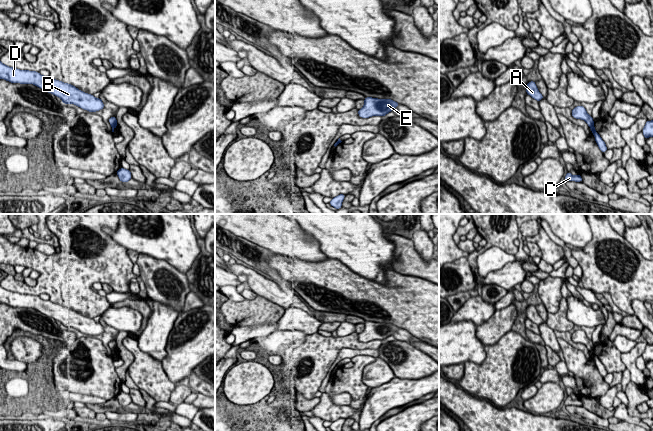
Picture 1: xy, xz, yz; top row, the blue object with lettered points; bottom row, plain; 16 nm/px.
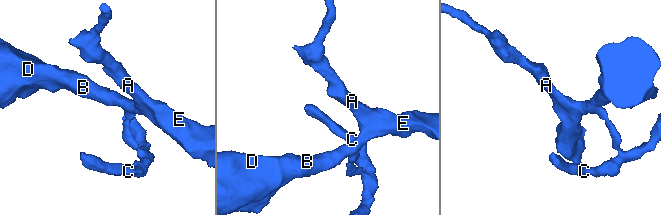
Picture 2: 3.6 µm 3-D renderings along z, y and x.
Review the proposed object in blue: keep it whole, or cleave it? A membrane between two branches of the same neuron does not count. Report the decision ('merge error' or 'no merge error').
merge error

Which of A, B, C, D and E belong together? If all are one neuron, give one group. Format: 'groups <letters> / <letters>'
groups A B D E / C

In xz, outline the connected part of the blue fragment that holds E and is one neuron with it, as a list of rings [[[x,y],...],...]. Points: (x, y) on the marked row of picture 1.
[[[365,97],[364,102],[364,106],[358,110],[358,115],[361,118],[369,118],[372,116],[384,117],[400,105],[391,99],[378,99],[372,97]]]

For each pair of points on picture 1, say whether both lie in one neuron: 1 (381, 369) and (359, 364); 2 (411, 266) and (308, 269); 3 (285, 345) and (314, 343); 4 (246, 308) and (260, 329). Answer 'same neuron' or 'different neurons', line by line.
1: different neurons
2: different neurons
3: different neurons
4: different neurons

